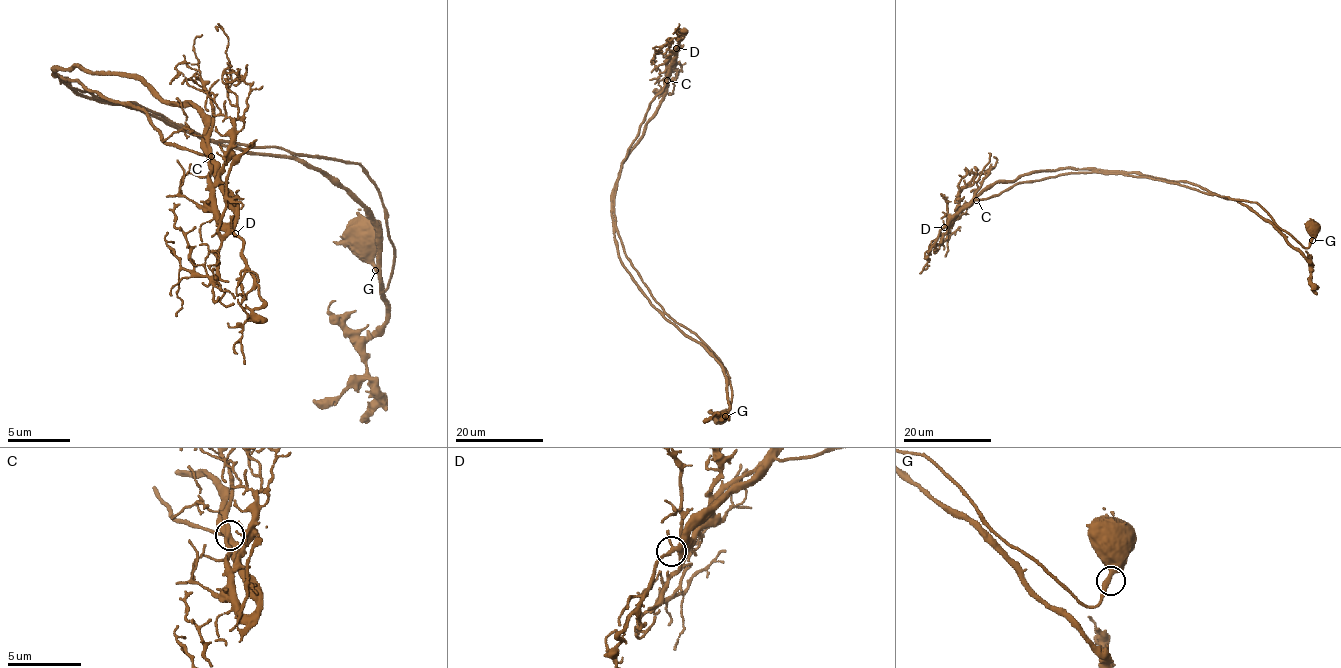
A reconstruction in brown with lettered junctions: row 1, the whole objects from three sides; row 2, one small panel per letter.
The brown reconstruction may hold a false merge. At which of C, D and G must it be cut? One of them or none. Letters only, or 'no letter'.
no letter

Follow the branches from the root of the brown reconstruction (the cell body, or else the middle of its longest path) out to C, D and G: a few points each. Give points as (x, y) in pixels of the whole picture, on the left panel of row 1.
C: (80, 90), (61, 77), (139, 108), (167, 143), (210, 155)
D: (80, 90), (61, 77), (139, 108), (167, 143), (210, 155), (210, 177), (235, 217), (235, 233)
G: (80, 90), (142, 108), (195, 136), (294, 155), (325, 171), (388, 230), (394, 273), (385, 292), (375, 270)

